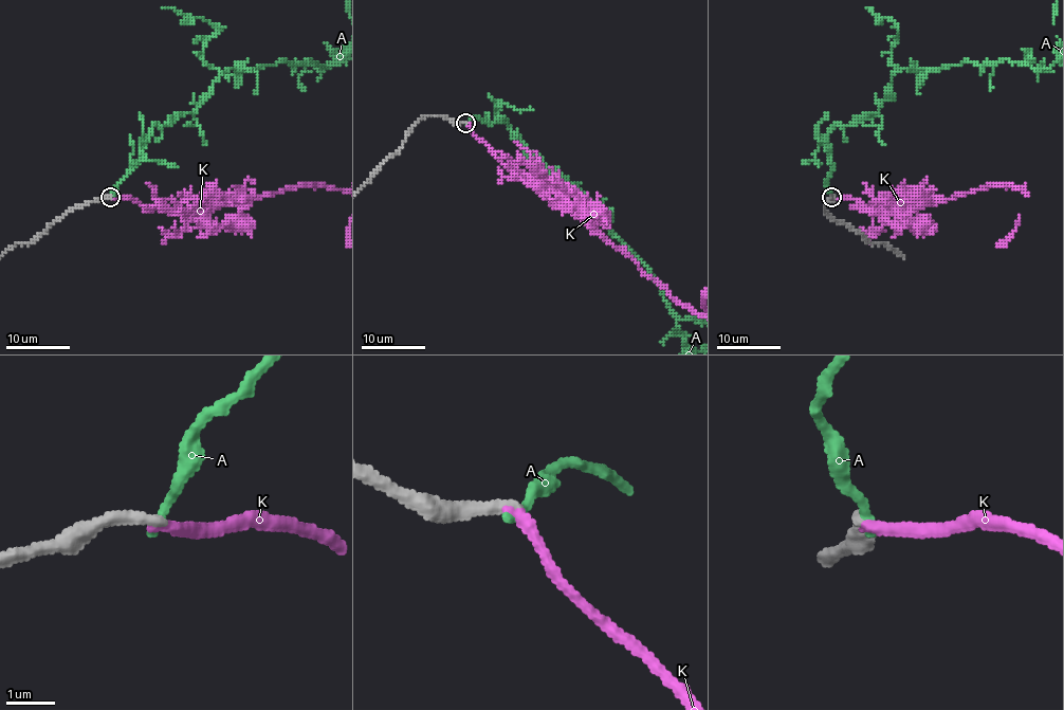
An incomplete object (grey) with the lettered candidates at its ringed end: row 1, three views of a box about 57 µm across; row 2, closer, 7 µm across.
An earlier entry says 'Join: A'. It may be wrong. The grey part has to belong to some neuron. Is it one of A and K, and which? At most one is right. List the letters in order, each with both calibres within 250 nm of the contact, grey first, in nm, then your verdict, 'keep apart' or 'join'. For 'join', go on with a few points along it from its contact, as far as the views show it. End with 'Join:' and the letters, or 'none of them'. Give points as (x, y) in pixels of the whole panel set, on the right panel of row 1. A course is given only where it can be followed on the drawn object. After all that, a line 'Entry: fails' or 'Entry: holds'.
A: calibres 280 and 190 nm; keep apart
K: calibres 280 and 240 nm; join
Join: K
Entry: fails

